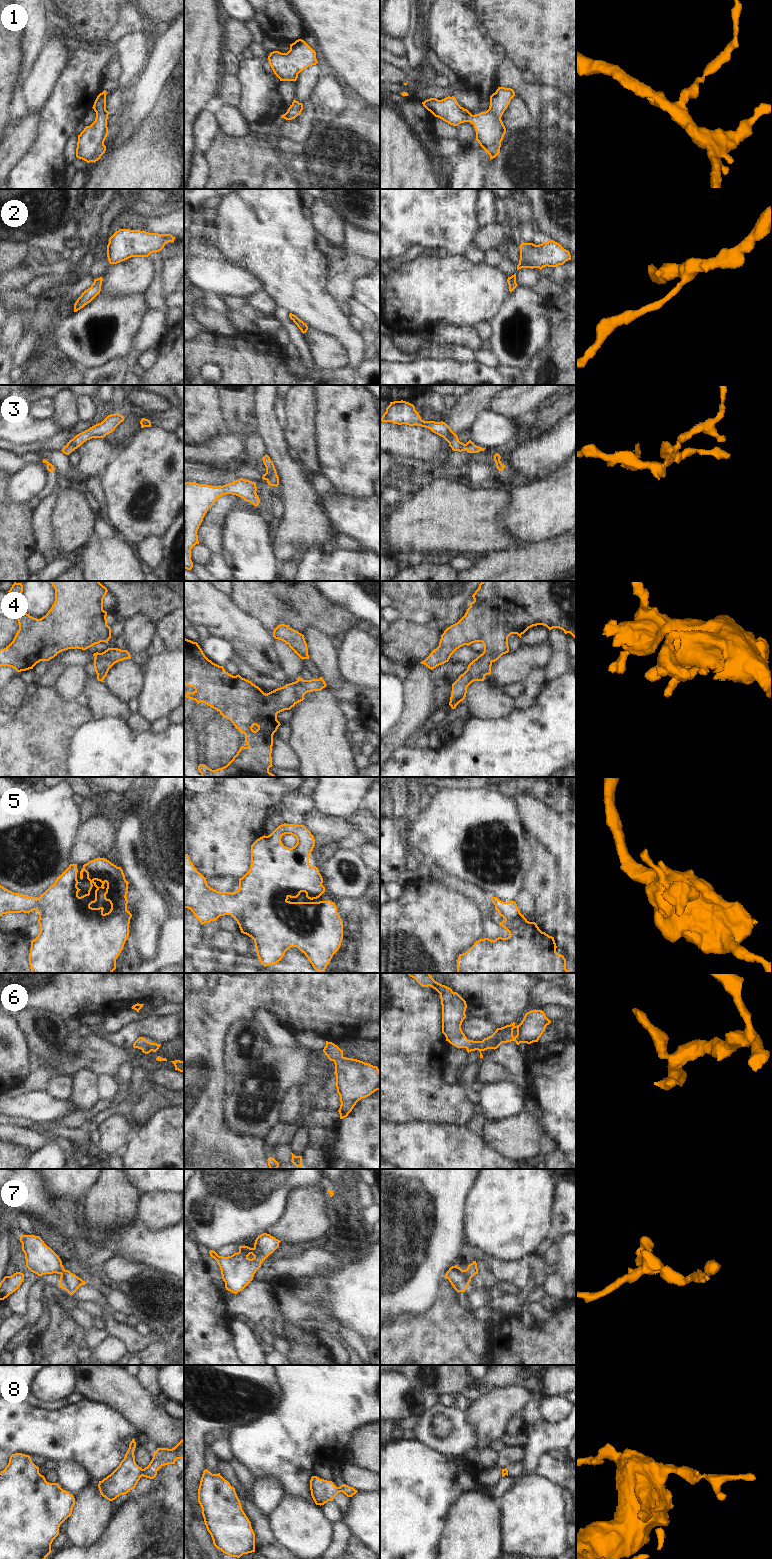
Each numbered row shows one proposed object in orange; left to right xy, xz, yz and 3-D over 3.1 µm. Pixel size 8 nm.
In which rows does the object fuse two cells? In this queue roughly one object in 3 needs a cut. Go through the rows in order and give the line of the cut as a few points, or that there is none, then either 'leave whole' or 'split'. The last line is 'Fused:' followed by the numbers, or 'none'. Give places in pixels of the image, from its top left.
1: no cut; leave whole
2: no cut; leave whole
3: no cut; leave whole
4: no cut; leave whole
5: no cut; leave whole
6: no cut; leave whole
7: no cut; leave whole
8: cut in xy along (143, 1469), (141, 1475); split
Fused: 8

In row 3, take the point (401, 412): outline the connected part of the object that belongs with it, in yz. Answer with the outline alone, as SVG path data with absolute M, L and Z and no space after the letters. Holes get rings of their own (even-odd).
M403 400L390 402L390 405L386 408L386 412L383 414L380 421L392 422L398 425L417 425L428 428L433 433L443 437L449 443L453 451L462 452L466 450L468 453L478 453L486 449L476 446L471 440L466 444L460 442L457 434L443 421L435 422L422 420L419 413L415 410L415 406Z

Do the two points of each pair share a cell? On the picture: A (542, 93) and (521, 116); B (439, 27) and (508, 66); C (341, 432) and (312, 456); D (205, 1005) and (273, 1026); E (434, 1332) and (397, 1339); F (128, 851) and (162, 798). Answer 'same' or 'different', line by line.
A: different
B: different
C: different
D: different
E: same
F: different

